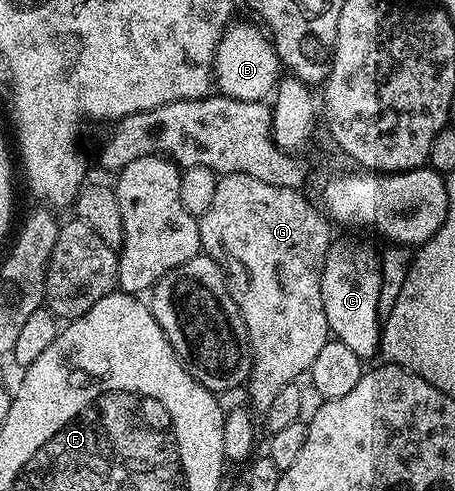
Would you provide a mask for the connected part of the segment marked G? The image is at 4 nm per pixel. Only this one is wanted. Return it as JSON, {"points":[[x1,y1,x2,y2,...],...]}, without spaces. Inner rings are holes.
{"points":[[225,173,217,180,217,191,213,191,213,203,209,203,209,211,205,211,198,217,202,252,213,258,223,268,227,290,233,303,238,307,241,319,247,328,247,342,251,344,251,376,248,377,245,388,250,408,259,415,262,415,273,404,273,395,277,395,277,391,281,391,281,387,298,382,300,380,298,377,302,373,304,376,310,370,313,359,317,359,321,347,325,347,325,343,329,340,325,307,321,303,321,271,325,267,325,255,333,240,333,232,331,233,333,225,318,208,316,209,307,202,306,195,299,189,281,187,273,183,261,183,261,179,253,179,253,175,245,175,244,173]]}

